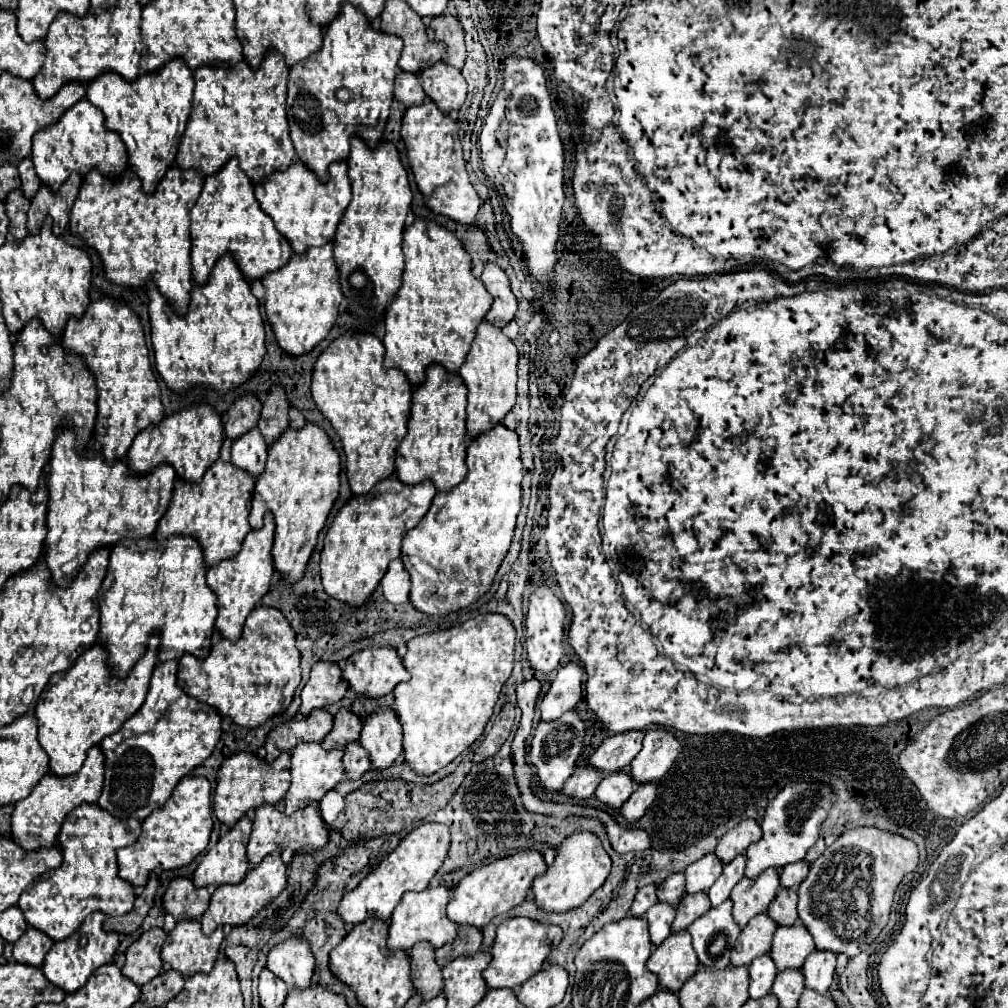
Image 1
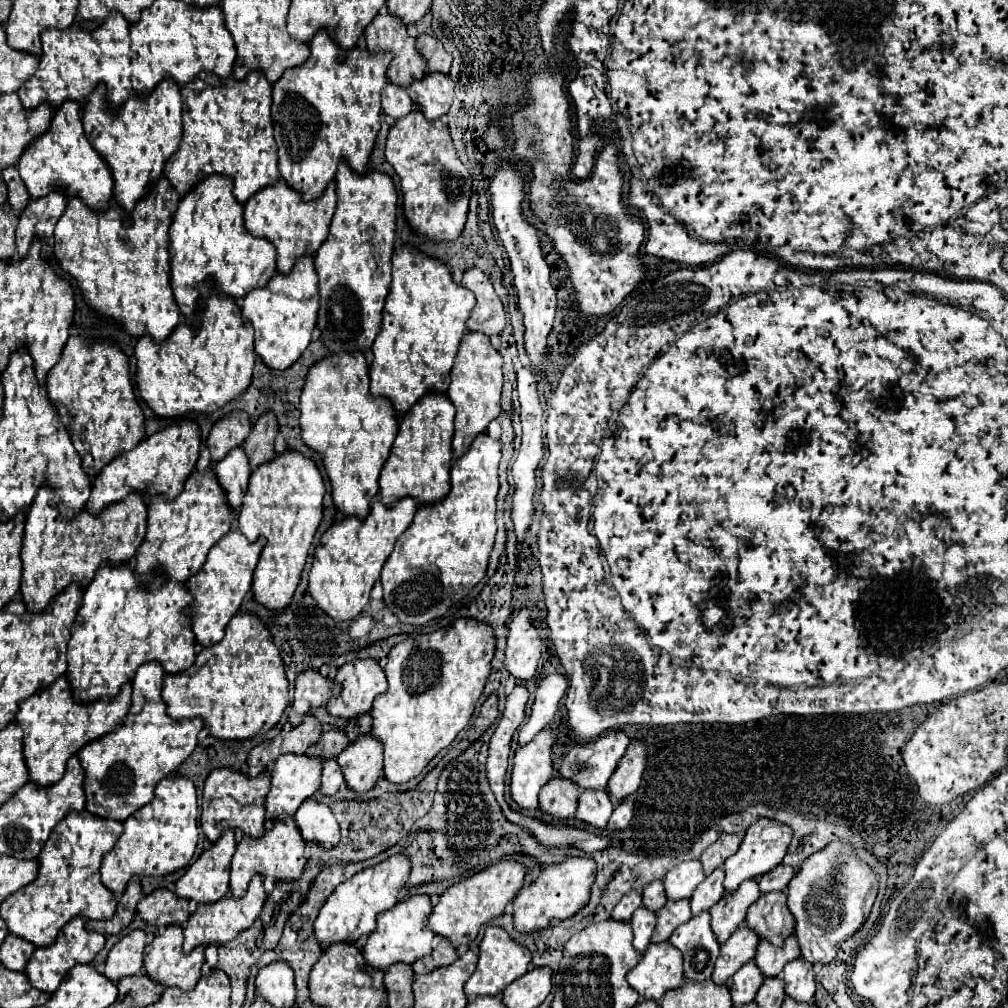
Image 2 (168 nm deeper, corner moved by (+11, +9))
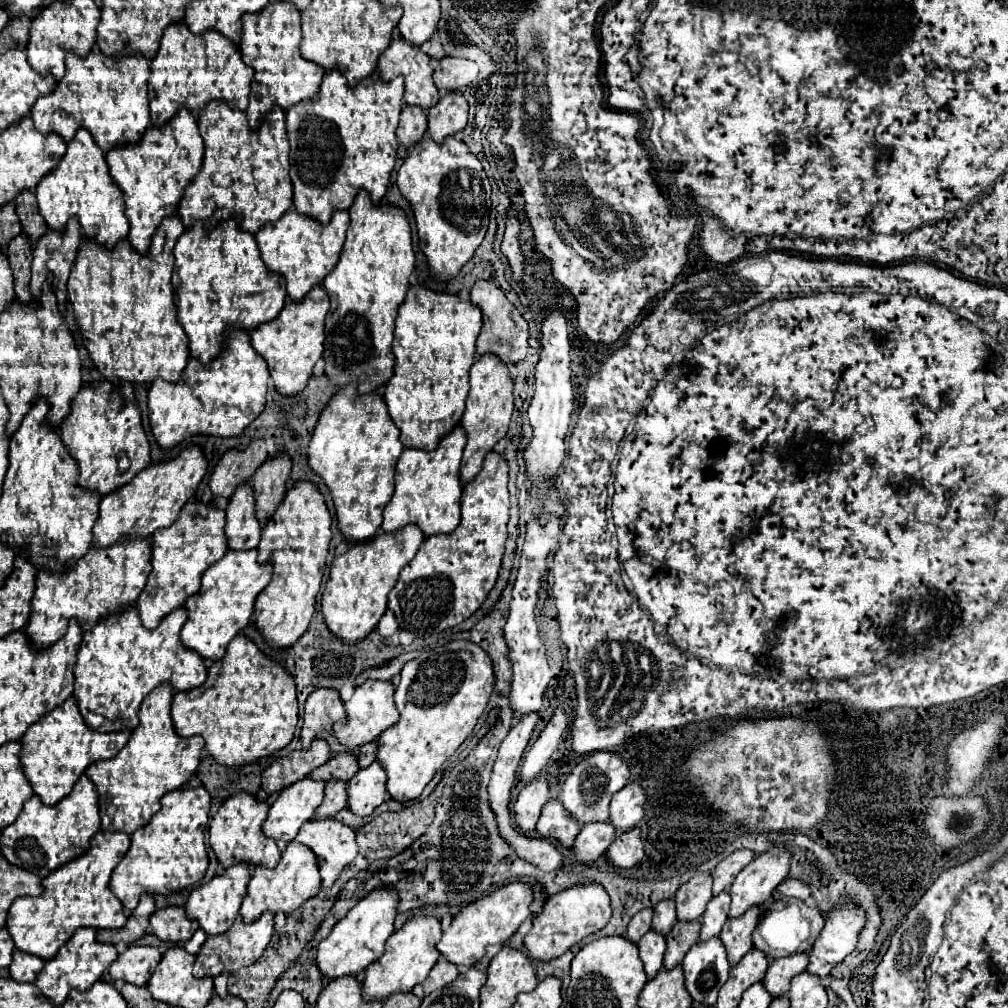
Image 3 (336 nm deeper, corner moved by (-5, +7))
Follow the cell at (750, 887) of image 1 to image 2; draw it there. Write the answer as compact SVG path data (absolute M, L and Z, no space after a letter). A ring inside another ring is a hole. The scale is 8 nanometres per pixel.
M746 880L744 884L740 884L736 896L728 896L728 900L720 900L716 906L710 908L710 916L712 916L710 926L720 944L724 944L744 922L748 906L756 902L758 896L760 890L756 880Z

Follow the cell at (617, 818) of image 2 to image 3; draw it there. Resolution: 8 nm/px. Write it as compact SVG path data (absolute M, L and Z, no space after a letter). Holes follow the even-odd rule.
M634 826L632 830L626 830L624 834L620 834L610 844L606 856L618 868L632 868L634 864L638 864L644 856L644 846L640 840L640 828Z

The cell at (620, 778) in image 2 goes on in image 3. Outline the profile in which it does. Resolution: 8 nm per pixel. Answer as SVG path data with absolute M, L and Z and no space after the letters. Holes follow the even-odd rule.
M628 782L622 790L612 796L610 802L610 822L616 828L616 834L622 834L636 826L644 816L646 790L640 782Z

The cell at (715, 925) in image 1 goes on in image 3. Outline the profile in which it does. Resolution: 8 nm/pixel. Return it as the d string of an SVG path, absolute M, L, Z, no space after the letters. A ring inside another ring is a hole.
M708 938L708 942L696 942L688 950L684 962L686 988L696 1004L714 1006L718 990L728 980L730 962L720 938Z

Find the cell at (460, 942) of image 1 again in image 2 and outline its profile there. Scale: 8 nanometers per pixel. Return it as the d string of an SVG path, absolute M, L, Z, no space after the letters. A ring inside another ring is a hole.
M440 940L438 946L432 950L430 956L426 956L426 958L418 960L416 964L412 964L414 976L422 976L422 974L432 972L432 970L436 970L436 968L450 966L456 958L458 958L458 952L456 952L446 940Z

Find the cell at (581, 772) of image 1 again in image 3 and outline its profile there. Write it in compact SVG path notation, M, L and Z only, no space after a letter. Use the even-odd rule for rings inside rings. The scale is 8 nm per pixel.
M554 798L542 808L542 816L536 824L536 830L540 836L556 838L562 842L564 848L572 848L572 842L578 836L580 826L576 826L576 822L568 818L564 806L560 806L560 800Z

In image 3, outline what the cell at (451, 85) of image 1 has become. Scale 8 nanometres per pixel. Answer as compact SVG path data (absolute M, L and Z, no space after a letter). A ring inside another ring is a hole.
M458 90L446 92L436 106L428 110L428 134L434 142L456 134L468 122L468 102Z

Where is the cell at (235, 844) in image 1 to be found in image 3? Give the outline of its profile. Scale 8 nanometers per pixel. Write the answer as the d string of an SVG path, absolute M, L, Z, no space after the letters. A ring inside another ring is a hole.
M240 862L236 866L230 866L222 874L216 874L208 884L202 884L190 892L190 898L186 902L186 914L200 922L200 928L206 930L206 934L222 934L226 932L232 922L238 916L242 898L246 894L246 884L250 880L250 866L248 862Z

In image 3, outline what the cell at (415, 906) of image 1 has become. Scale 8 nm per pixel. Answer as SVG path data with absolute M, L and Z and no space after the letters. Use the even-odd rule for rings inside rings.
M436 916L410 918L400 930L394 932L394 936L388 938L386 950L380 956L380 962L372 962L372 966L366 968L364 998L384 1000L398 990L406 992L406 990L412 990L418 982L424 982L440 958L440 952L436 950L440 936L442 936L442 926Z

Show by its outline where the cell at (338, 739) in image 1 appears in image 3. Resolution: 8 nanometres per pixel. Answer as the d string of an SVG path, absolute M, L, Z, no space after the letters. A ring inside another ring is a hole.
M340 752L332 756L324 766L318 766L312 770L312 778L316 780L330 780L330 778L340 778L340 780L350 780L358 772L358 758L352 752Z

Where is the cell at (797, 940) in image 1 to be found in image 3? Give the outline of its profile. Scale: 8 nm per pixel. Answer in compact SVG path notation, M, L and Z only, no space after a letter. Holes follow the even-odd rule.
M808 952L804 954L794 954L788 958L776 958L766 970L764 976L764 986L772 996L786 996L790 980L804 972L808 966Z

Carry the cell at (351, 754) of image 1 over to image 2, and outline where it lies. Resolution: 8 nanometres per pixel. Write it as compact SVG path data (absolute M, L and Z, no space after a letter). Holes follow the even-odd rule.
M328 760L328 764L322 766L320 796L334 796L342 784L344 784L344 778L340 776L340 766L334 760Z

